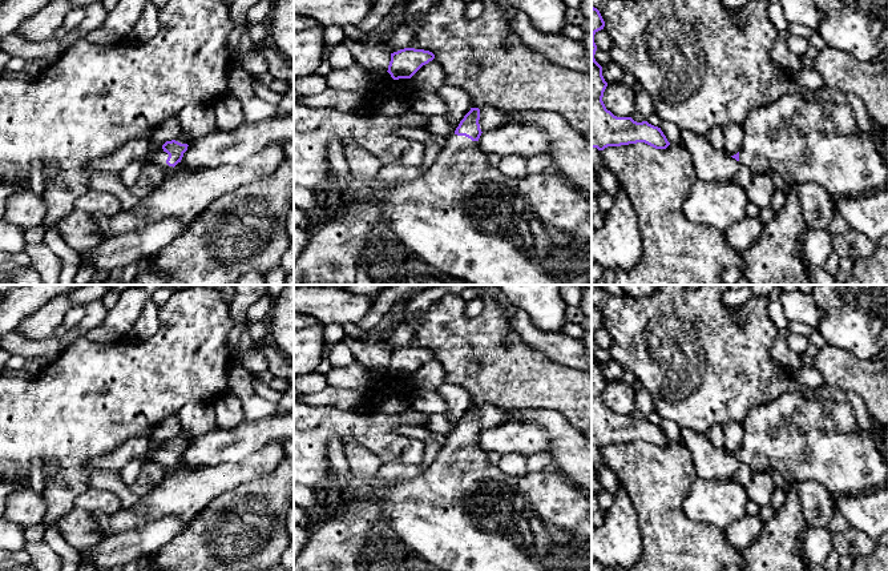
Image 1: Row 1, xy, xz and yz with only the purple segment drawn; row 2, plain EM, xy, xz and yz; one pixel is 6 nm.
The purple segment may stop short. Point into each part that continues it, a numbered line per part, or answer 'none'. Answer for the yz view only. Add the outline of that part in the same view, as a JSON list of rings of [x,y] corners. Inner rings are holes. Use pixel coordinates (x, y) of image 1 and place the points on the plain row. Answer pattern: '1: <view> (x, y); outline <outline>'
1: yz (810, 438); outline [[[800,391],[786,393],[770,403],[755,406],[744,419],[738,461],[750,471],[778,471],[790,486],[804,480],[816,482],[835,496],[860,495],[888,486],[888,463],[876,446],[875,433],[857,425],[851,403],[831,402],[818,394],[806,397]]]

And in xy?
1: xy (158, 454); outline [[[165,439],[166,441],[166,439]],[[164,441],[164,442],[165,442]],[[161,442],[157,447],[154,447],[153,450],[152,450],[152,459],[150,461],[154,461],[154,462],[157,462],[158,465],[161,465],[161,466],[164,466],[164,467],[166,467],[167,470],[169,469],[173,469],[174,466],[173,465],[169,465],[167,462],[166,462],[166,458],[167,458],[167,455],[169,455],[169,453],[162,447],[162,443],[164,442]]]

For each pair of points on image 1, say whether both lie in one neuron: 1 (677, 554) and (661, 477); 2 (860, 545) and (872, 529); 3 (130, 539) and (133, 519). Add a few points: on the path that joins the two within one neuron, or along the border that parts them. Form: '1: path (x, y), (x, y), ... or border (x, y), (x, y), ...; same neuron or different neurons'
1: path (667, 535), (661, 518), (661, 495); same neuron
2: border (851, 525), (874, 539); different neurons
3: border (161, 517), (107, 535); different neurons

